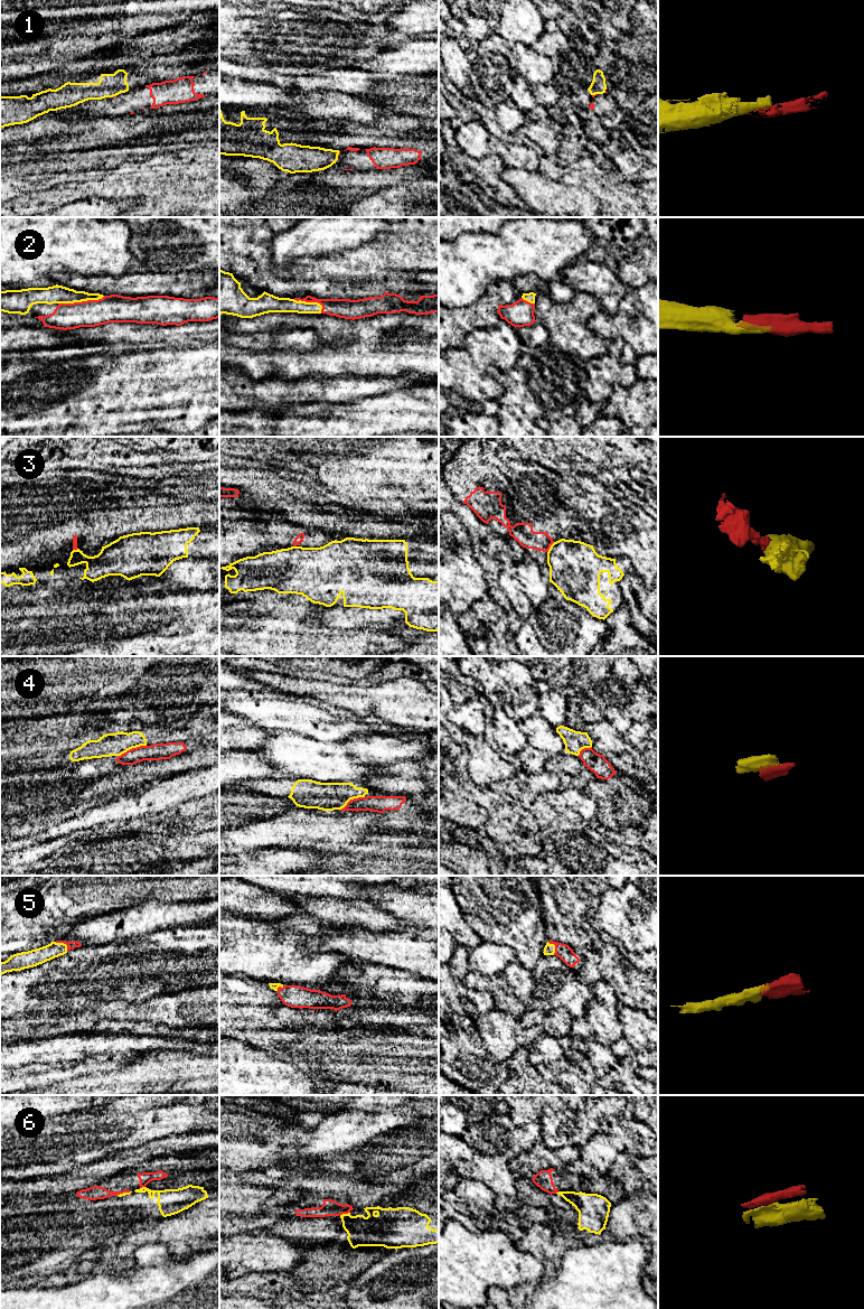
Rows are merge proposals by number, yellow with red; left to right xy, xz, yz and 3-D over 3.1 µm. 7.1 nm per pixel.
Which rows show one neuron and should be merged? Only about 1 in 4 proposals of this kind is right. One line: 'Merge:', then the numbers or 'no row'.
Merge: 2, 5

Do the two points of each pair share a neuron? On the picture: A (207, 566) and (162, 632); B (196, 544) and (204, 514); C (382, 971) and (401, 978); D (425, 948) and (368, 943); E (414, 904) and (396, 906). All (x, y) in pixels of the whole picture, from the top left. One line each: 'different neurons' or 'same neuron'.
A: different neurons
B: different neurons
C: same neuron
D: same neuron
E: same neuron

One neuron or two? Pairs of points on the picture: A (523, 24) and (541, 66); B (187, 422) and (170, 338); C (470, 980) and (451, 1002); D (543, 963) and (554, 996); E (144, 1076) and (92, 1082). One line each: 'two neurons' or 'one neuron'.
A: two neurons
B: two neurons
C: two neurons
D: one neuron
E: one neuron

